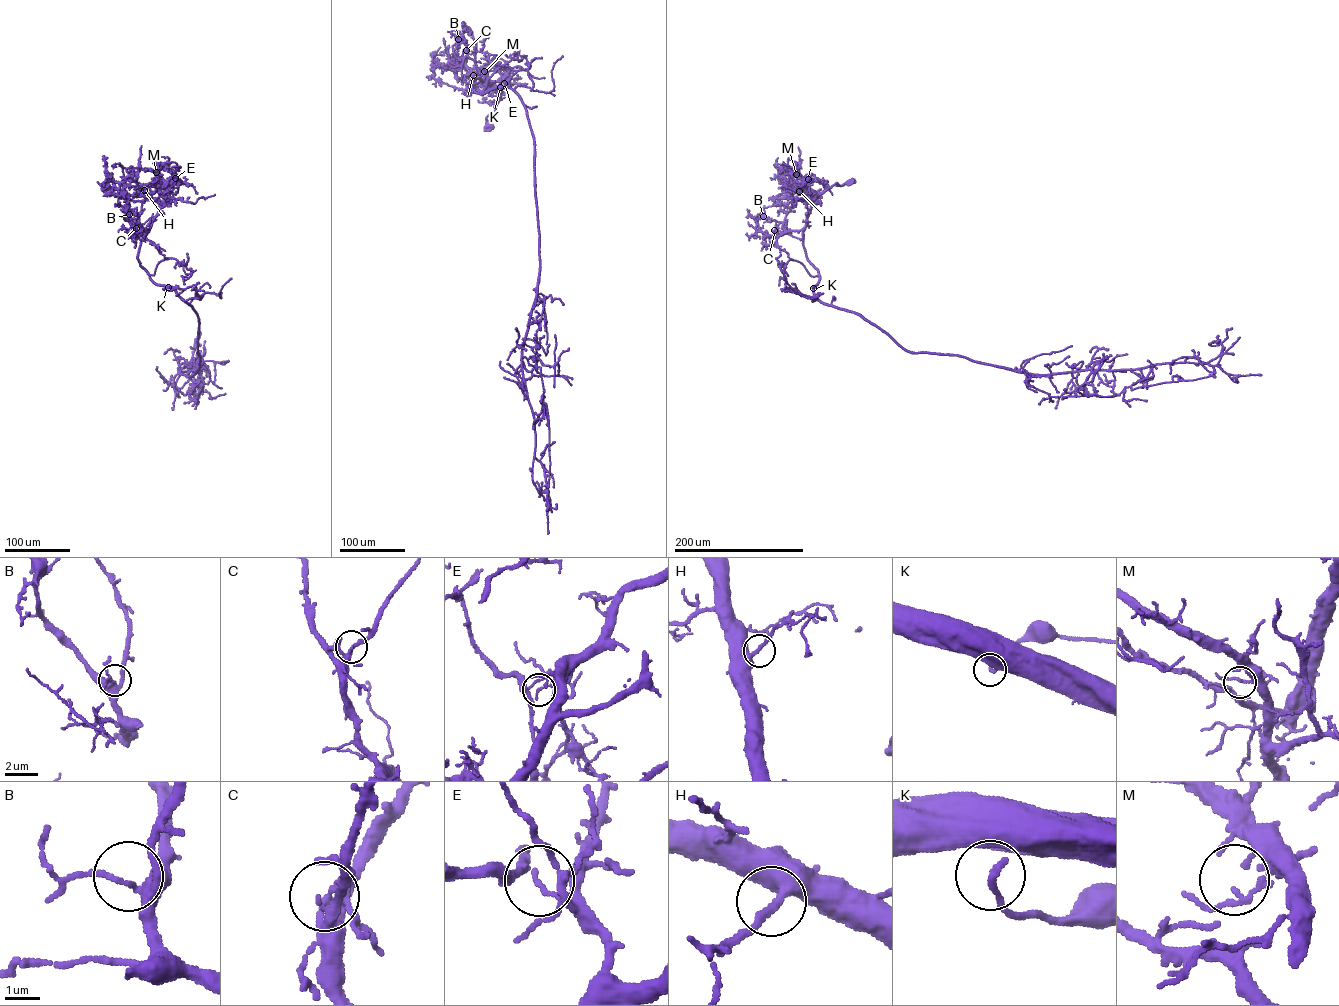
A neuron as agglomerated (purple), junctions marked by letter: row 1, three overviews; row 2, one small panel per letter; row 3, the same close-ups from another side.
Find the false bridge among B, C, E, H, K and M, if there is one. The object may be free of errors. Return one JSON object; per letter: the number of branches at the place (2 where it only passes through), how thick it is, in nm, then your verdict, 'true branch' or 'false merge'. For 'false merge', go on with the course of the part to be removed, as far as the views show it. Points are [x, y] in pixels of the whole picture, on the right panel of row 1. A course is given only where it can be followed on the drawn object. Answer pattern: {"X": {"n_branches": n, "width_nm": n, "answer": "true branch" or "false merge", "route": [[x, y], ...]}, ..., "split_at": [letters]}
{"B": {"n_branches": 2, "width_nm": 170, "answer": "true branch"}, "C": {"n_branches": 2, "width_nm": 180, "answer": "true branch"}, "E": {"n_branches": 2, "width_nm": 120, "answer": "false merge"}, "H": {"n_branches": 2, "width_nm": 220, "answer": "true branch"}, "K": {"n_branches": 2, "width_nm": 150, "answer": "true branch"}, "M": {"n_branches": 2, "width_nm": 120, "answer": "true branch"}, "split_at": ["E"]}

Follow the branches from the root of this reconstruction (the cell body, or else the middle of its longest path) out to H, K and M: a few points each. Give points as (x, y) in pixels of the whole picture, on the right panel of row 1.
H: (850, 181), (841, 185), (836, 183), (820, 193), (812, 204), (799, 191)
K: (850, 181), (836, 183), (811, 205), (803, 246), (819, 276), (813, 288)
M: (850, 181), (841, 185), (836, 183), (815, 198), (796, 174)

